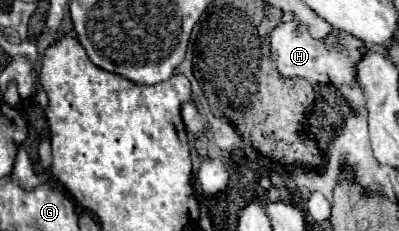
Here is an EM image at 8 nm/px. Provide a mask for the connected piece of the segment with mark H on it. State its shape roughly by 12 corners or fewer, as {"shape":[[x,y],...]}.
{"shape":[[296,21],[270,33],[284,77],[352,85],[364,43],[338,31],[336,47]]}

